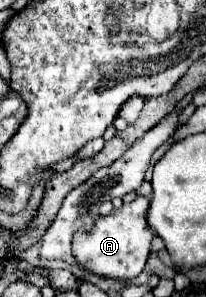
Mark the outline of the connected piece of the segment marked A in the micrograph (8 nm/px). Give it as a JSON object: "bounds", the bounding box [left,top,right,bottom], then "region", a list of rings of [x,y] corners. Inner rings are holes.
{"bounds":[73,196,153,280],"region":[[[137,196],[133,202],[123,204],[121,208],[113,210],[107,216],[99,216],[89,232],[75,232],[73,236],[73,256],[75,262],[103,278],[115,278],[115,280],[133,280],[141,274],[145,268],[145,262],[151,252],[151,240],[153,232],[149,230],[145,222],[145,214],[149,208],[149,198]]]}

